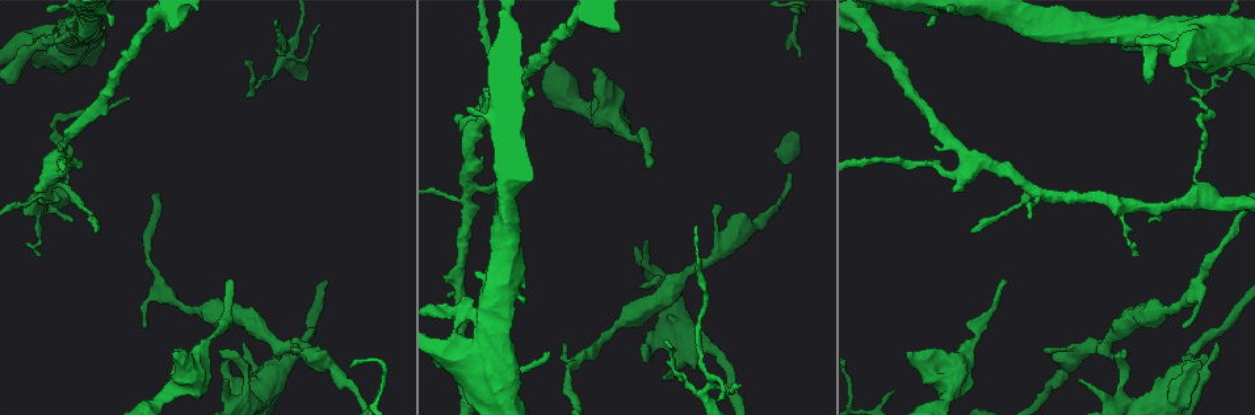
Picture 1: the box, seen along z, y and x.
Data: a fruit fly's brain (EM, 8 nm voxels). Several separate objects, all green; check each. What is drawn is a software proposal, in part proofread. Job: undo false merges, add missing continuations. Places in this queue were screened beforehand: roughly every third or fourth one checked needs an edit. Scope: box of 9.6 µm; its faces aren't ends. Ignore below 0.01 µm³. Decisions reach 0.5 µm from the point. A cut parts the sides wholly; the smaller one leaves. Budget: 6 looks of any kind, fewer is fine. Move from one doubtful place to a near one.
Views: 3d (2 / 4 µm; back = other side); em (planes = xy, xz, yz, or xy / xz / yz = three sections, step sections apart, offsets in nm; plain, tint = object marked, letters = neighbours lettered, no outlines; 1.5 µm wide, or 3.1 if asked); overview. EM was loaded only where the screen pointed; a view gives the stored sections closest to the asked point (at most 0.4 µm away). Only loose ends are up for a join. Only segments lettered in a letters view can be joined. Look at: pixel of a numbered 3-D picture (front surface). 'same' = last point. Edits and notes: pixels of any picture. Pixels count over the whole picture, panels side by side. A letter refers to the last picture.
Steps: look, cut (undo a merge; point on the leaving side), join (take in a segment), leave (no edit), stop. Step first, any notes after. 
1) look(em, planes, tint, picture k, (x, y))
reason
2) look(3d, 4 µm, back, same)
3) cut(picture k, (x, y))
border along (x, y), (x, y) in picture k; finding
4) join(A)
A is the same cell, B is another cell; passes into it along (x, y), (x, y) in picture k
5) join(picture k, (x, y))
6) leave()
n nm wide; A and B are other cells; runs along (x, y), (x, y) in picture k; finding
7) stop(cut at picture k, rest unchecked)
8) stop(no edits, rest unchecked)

look(3d, 2 µm, picture 1, (40, 206))
branch point

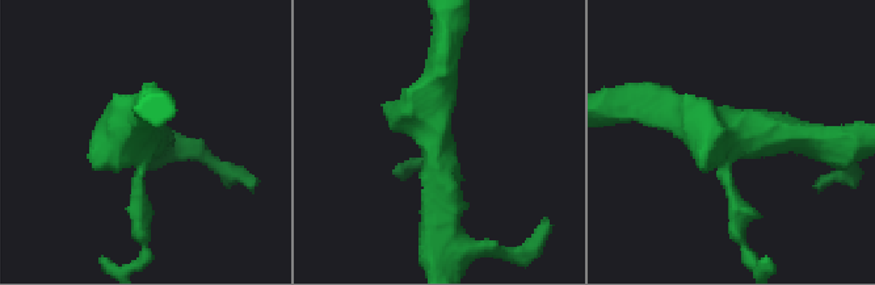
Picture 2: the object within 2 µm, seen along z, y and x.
look(em, planes, tint, picture 2, (726, 133))
shape alone is not enough

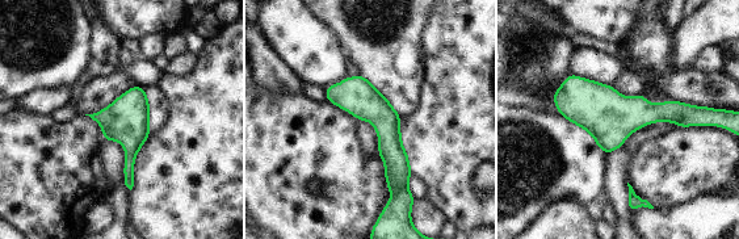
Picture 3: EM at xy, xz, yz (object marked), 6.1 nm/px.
look(em, planes, letters, same)

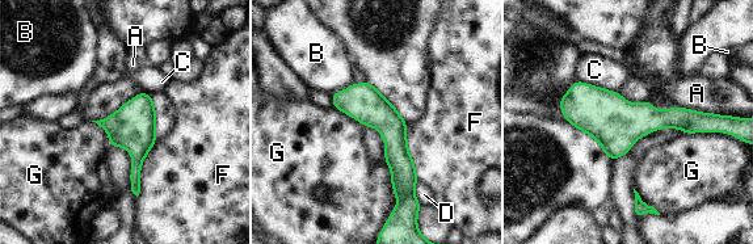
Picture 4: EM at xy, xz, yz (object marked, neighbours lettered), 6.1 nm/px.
leave()
220 nm wide; A, B, C, D, F and G are other cells; border along (383, 159), (396, 200), (394, 210) in picture 4; continuous, no second neuron

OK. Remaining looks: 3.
look(3d, 2 µm, picture 1, (961, 187))
free end

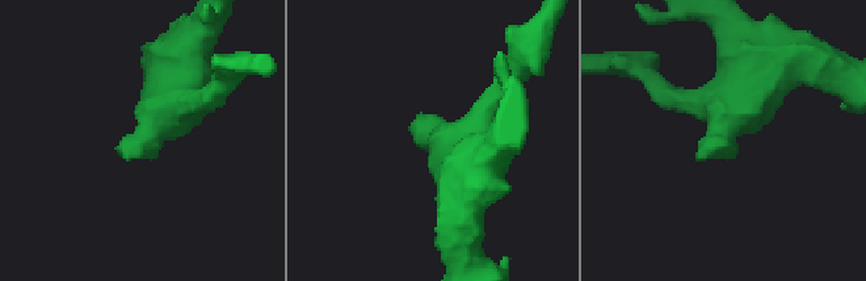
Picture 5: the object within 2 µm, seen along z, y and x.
look(em, planes, letters, picture 5, (115, 147))

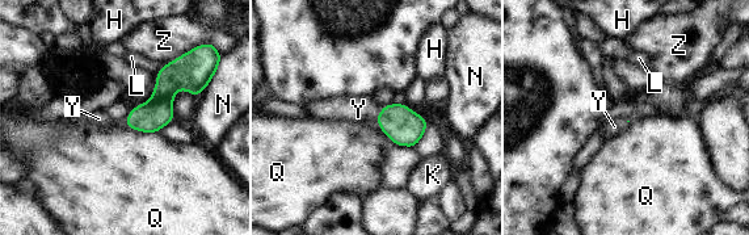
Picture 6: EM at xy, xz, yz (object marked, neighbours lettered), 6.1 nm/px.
join(Y)
Y is the same cell, H, K, L, N, Q and Z are other cells; passes into it along (405, 128), (379, 113), (358, 109) in picture 6; it goes on there

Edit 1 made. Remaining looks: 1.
look(em, planes, letters, picture 1, (908, 354))
thick end

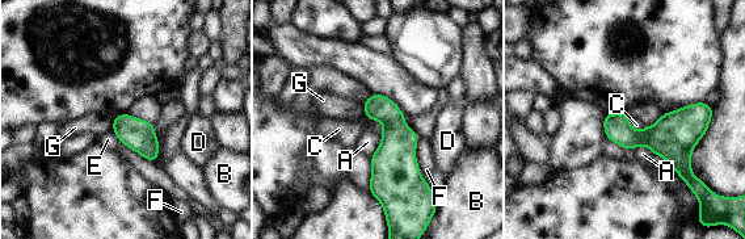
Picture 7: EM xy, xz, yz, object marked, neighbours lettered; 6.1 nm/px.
leave()
F touches over 280 nm; A, B, C, D, E, F and G are other cells; none of them fits

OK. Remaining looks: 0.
stop(join at picture 6, rest unchecked)

